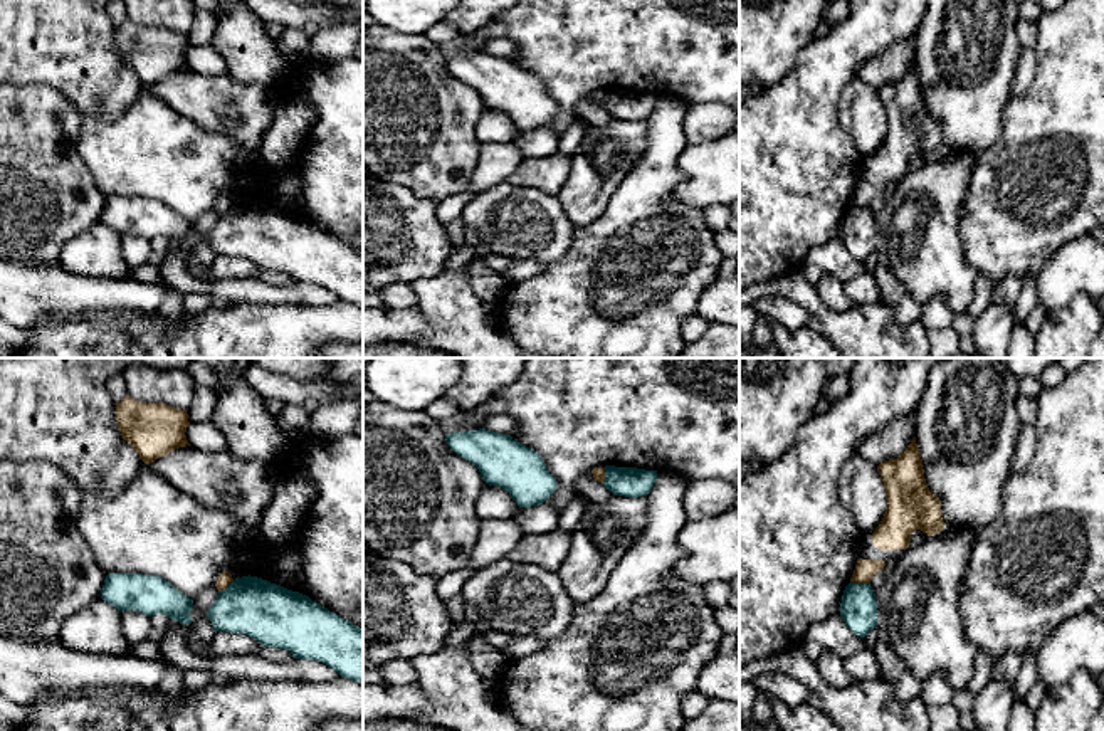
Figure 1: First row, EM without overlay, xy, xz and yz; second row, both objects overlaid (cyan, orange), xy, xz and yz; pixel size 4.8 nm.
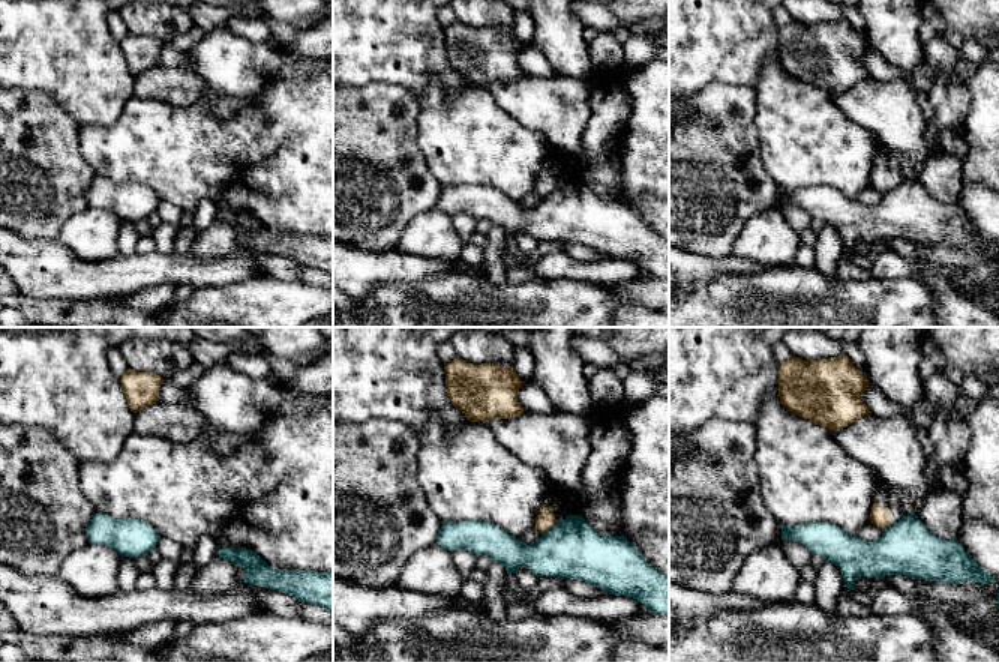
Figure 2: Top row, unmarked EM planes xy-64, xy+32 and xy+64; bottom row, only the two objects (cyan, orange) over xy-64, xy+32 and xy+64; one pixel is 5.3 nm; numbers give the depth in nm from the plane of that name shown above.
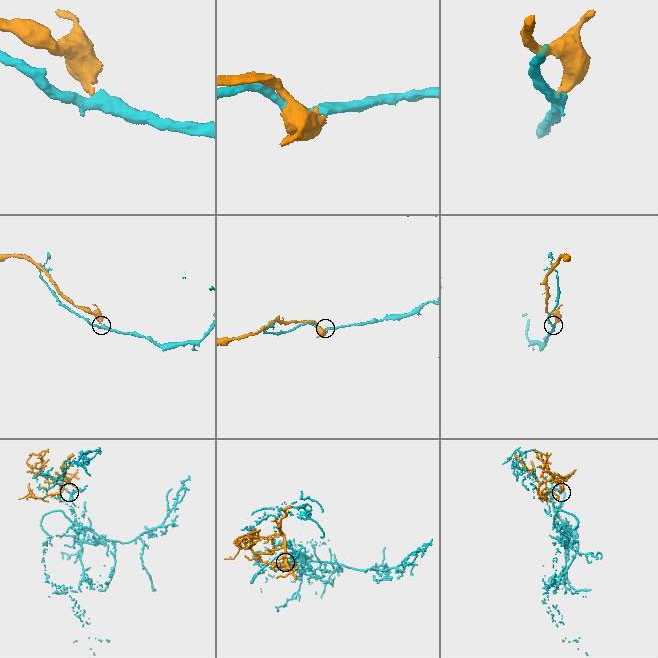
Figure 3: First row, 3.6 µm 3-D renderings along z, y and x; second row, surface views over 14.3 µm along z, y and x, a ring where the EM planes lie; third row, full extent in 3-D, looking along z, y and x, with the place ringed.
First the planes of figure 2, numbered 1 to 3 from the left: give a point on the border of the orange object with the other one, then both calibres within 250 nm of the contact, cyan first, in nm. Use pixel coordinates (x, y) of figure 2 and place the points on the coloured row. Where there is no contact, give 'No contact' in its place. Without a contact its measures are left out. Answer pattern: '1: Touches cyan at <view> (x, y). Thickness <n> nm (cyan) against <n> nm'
1: No contact
2: Touches cyan at xy+32 (551, 529). Thickness 300 nm (cyan) against 100 nm
3: Touches cyan at xy+64 (888, 527). Thickness 300 nm (cyan) against 100 nm

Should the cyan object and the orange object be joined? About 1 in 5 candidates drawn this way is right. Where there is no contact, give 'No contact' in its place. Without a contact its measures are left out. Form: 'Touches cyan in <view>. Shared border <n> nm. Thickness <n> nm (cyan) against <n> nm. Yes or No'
Touches cyan in yz. Shared border 100 nm. Thickness 180 nm (cyan) against 100 nm. No

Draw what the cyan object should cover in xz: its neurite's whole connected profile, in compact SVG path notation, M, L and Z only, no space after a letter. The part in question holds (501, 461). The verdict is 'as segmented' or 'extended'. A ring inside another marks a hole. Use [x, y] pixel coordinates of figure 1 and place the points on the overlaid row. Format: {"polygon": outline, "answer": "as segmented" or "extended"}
{"polygon": "M479 429L445 434L445 440L479 469L486 484L506 489L519 507L539 506L556 491L543 457L511 435Z", "answer": "as segmented"}

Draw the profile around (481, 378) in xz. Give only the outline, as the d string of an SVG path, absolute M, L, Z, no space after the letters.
M459 358L462 373L450 387L447 397L462 412L471 412L497 392L516 381L526 358Z

